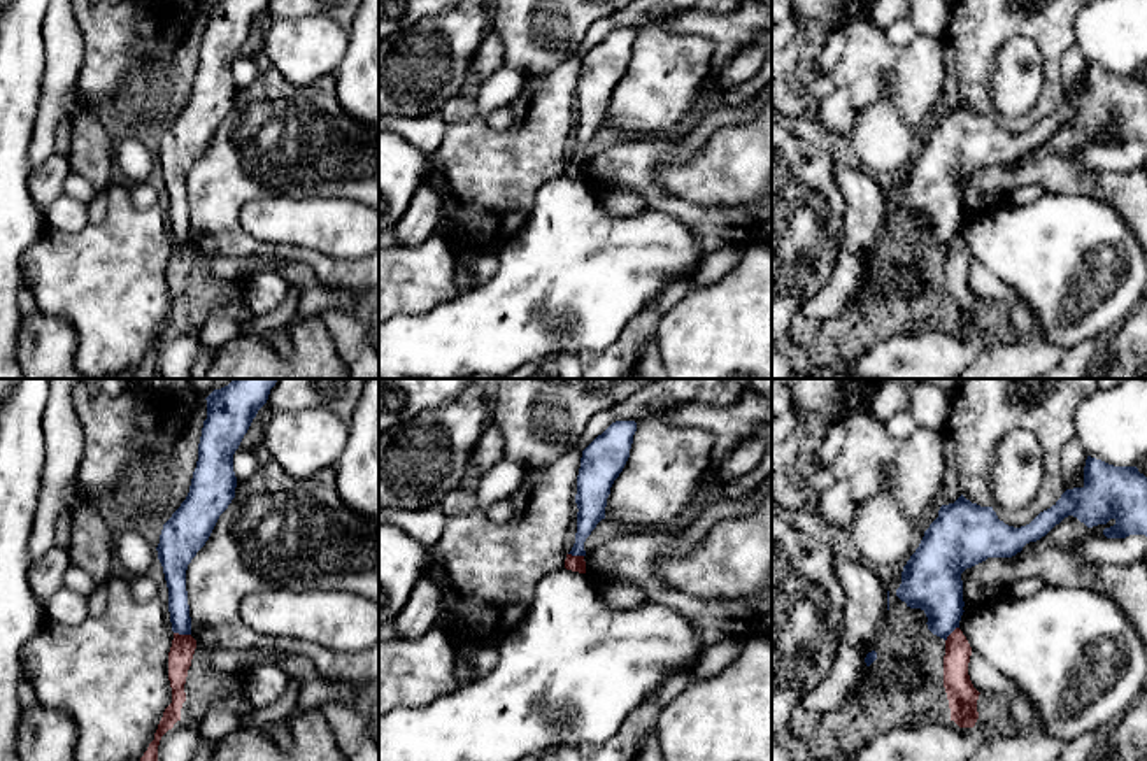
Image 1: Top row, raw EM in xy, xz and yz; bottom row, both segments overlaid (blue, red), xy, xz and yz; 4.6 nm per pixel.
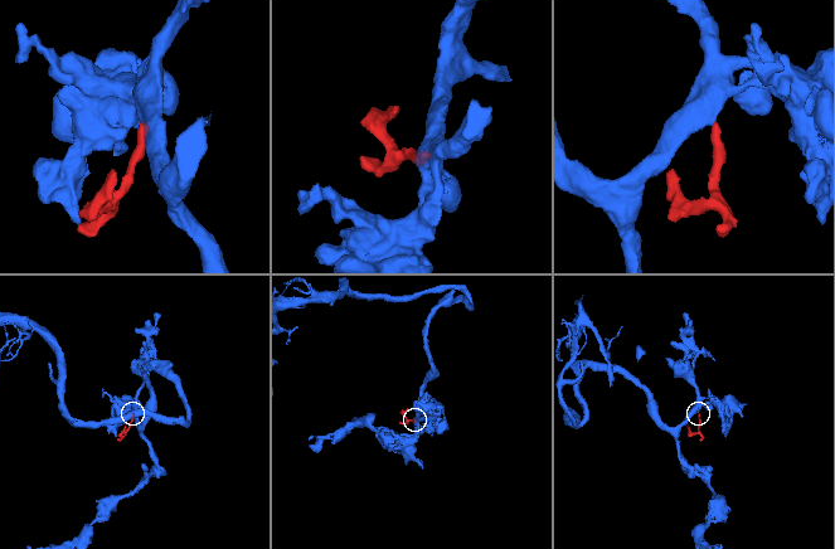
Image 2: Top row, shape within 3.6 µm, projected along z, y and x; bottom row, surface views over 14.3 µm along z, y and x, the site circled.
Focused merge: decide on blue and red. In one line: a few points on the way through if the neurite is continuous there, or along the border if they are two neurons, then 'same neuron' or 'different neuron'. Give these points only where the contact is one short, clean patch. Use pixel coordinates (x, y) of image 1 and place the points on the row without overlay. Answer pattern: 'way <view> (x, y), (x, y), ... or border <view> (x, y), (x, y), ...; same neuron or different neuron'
border xy (174, 239), (190, 242); different neuron

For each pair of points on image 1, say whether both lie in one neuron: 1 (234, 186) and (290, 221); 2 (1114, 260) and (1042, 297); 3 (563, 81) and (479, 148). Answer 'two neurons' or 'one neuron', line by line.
1: two neurons
2: one neuron
3: one neuron

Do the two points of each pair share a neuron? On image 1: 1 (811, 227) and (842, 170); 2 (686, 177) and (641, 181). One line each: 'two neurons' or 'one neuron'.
1: two neurons
2: two neurons

